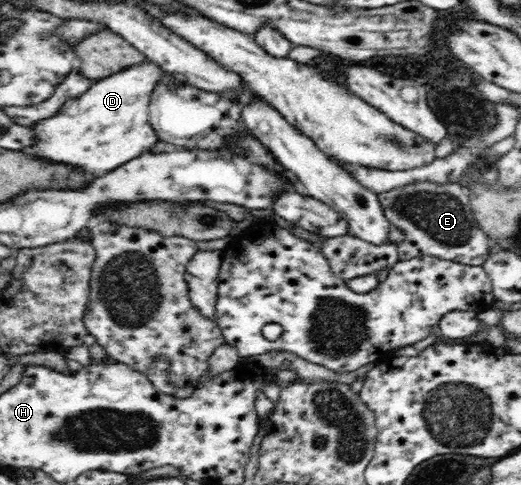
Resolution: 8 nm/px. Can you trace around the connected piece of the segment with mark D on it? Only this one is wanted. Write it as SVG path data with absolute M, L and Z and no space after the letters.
M149 61L138 66L122 69L94 86L80 98L68 100L58 116L47 118L34 125L38 142L32 146L32 154L64 162L82 168L84 172L110 172L120 164L136 158L148 150L159 138L149 121L149 104L157 84L168 83L170 87L186 85Z

